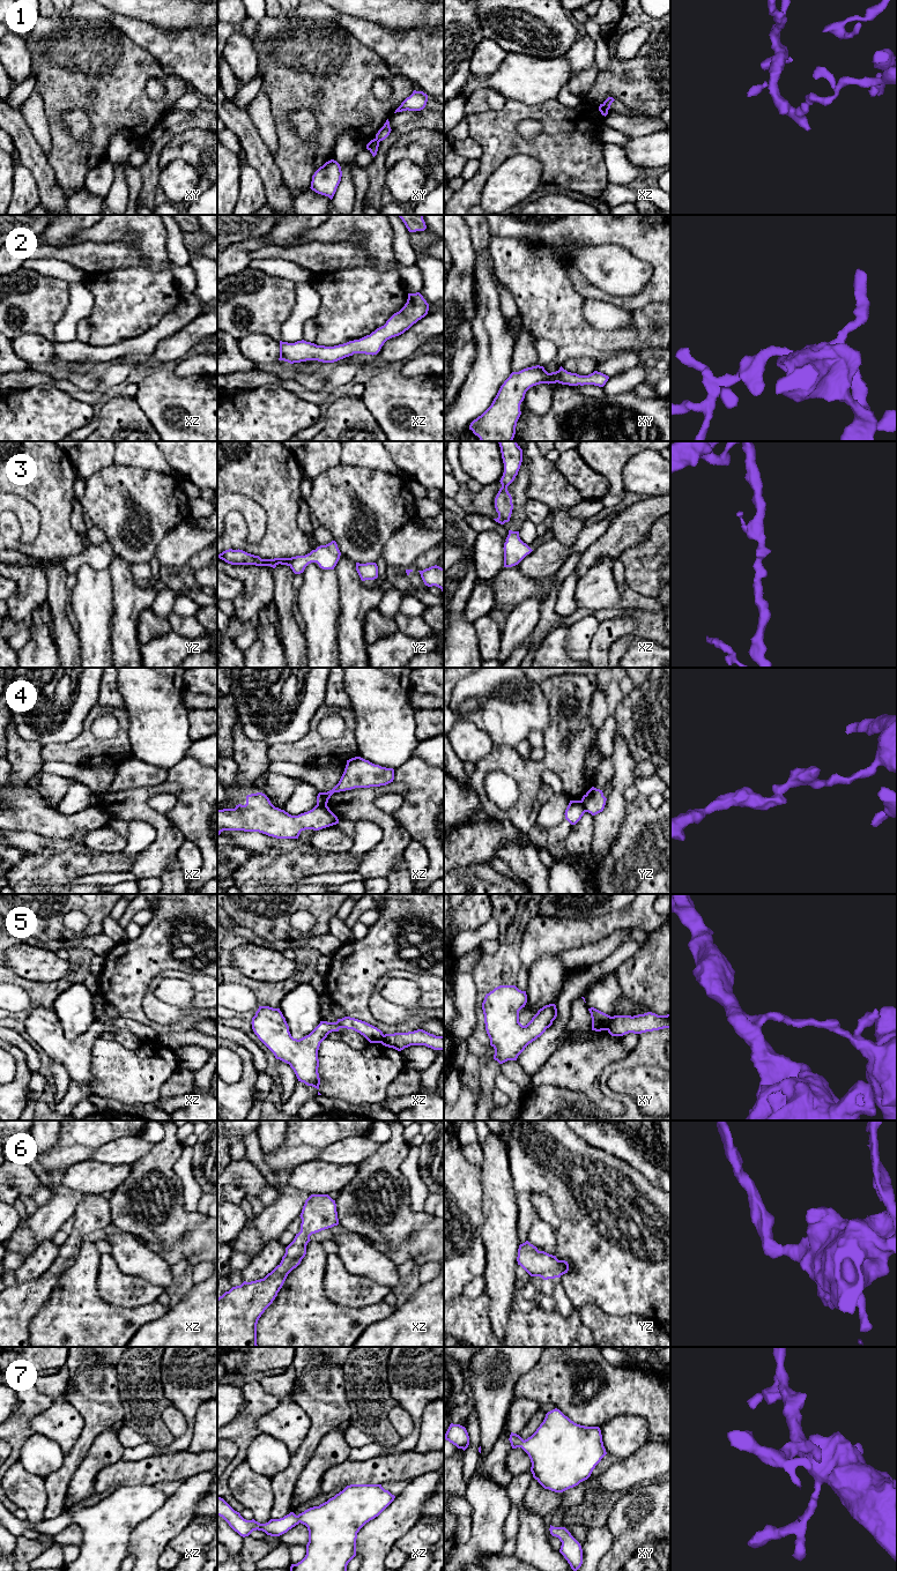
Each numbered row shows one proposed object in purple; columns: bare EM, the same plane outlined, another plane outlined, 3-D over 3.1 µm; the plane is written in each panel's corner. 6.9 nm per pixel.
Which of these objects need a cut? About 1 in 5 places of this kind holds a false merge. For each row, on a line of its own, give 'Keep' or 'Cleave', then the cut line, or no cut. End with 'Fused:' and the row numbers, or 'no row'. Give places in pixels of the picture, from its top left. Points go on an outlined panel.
1: Cleave. Split along xy (376, 138), (379, 141)
2: Keep. No split
3: Keep. No split
4: Cleave. Split along yz (580, 801), (586, 811)
5: Cleave. Split along xy (612, 1017), (607, 1029)
6: Keep. No split
7: Keep. No split
Fused: 1, 4, 5

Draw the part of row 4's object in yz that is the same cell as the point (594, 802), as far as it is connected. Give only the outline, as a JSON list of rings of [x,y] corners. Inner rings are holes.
[[[592,787],[581,798],[586,812],[595,816],[603,811],[607,798],[602,790]]]

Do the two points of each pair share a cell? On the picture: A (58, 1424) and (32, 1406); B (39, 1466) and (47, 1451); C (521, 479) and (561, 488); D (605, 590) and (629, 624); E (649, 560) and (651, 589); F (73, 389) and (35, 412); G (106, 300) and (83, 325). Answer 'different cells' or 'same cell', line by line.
A: different cells
B: same cell
C: different cells
D: different cells
E: same cell
F: different cells
G: different cells

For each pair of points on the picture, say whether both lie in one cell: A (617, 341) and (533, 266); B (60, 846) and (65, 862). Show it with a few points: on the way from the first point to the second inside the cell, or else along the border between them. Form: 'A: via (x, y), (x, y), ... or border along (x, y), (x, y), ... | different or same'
A: via (593, 337), (543, 290) | same
B: border along (35, 851), (42, 849), (90, 851) | different

